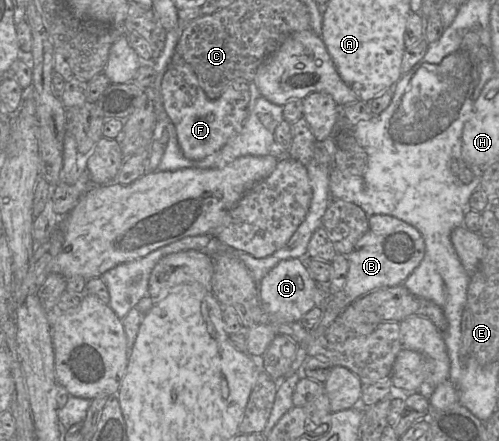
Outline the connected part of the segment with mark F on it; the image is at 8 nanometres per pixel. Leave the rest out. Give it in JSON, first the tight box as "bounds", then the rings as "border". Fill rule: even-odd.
{"bounds":[160,52,250,160],"border":[[[175,52],[162,79],[160,93],[164,109],[176,129],[180,149],[183,155],[190,160],[202,160],[220,150],[232,136],[242,130],[249,115],[250,89],[248,82],[236,79],[226,87],[218,99],[210,100],[200,86],[192,67]]]}

